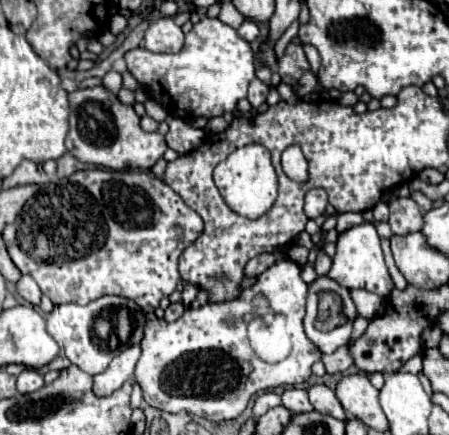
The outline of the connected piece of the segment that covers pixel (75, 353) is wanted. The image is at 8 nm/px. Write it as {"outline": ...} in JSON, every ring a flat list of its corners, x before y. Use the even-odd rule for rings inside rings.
{"outline":[[102,296,102,298,98,298,98,300,94,300,94,302,90,302,90,304,86,304,86,306,80,306,80,304,58,304,58,306,54,306,54,310,46,316,46,326,48,326,48,334,58,342,58,346,64,346,64,356,72,362,72,364,76,364,80,370,84,370,84,372,88,372,88,374,100,374,102,370,106,370,106,366,112,362,112,358,114,356,118,356,120,354,120,350,124,348,124,346,130,346,130,344,136,344,136,342,140,342,142,340,142,328,144,328,144,318,142,318,144,314,142,314,142,310,132,302,132,300,128,300,128,298,118,298,118,296],[122,320,128,320,130,324,128,324,128,328,130,328,130,332,128,332,128,336,126,336,126,340,124,338,120,338,120,334,118,334,118,330,116,328,120,328,122,324]]}

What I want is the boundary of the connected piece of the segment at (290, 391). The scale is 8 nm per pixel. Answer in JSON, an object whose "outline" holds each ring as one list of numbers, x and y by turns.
{"outline":[[286,388,282,392,282,404,298,414,312,410,312,404,308,402,308,394,302,388]]}

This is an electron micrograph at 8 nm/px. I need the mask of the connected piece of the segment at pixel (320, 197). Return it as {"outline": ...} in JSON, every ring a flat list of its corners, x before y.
{"outline":[[312,188,306,192,306,198,304,198,304,212,308,218,318,218,324,208,328,204,328,196,322,188]]}

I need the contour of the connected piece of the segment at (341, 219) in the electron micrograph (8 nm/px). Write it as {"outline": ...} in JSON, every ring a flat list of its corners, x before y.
{"outline":[[344,212,344,214,338,216,336,230,338,230,338,232,344,232,344,230,348,230,350,226,358,226,358,224,362,224,362,222,364,222,364,218,362,218,360,212]]}

